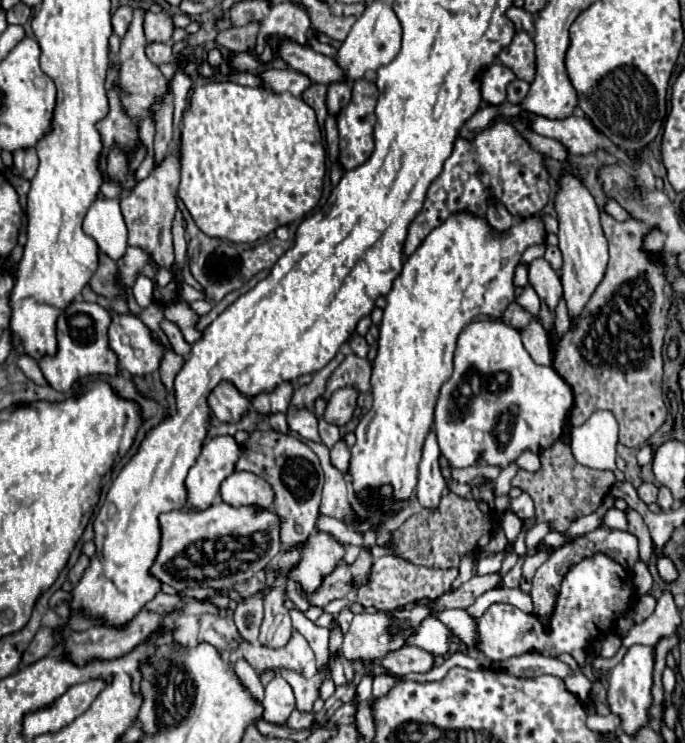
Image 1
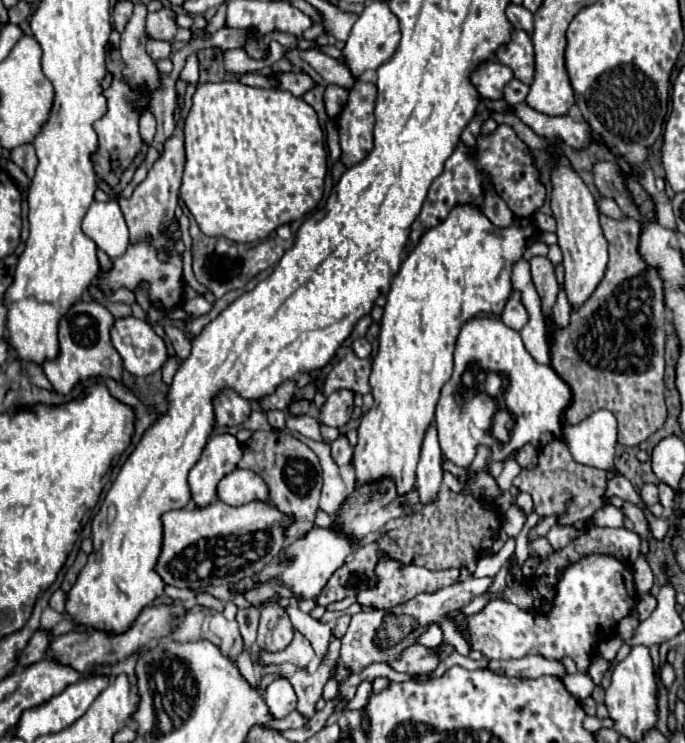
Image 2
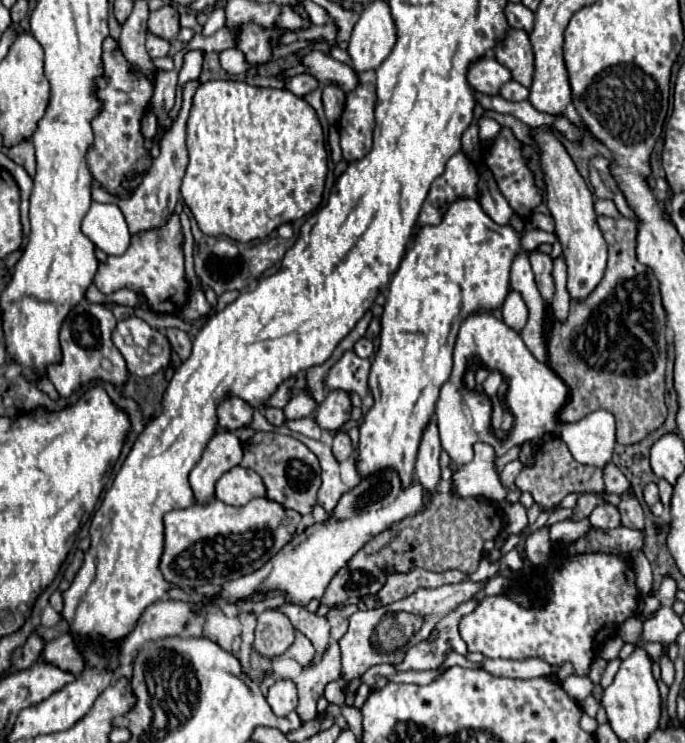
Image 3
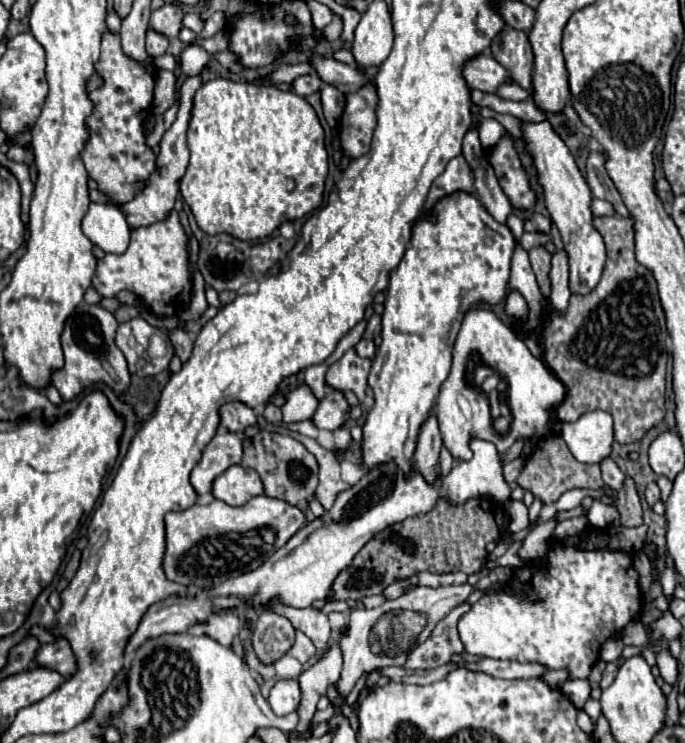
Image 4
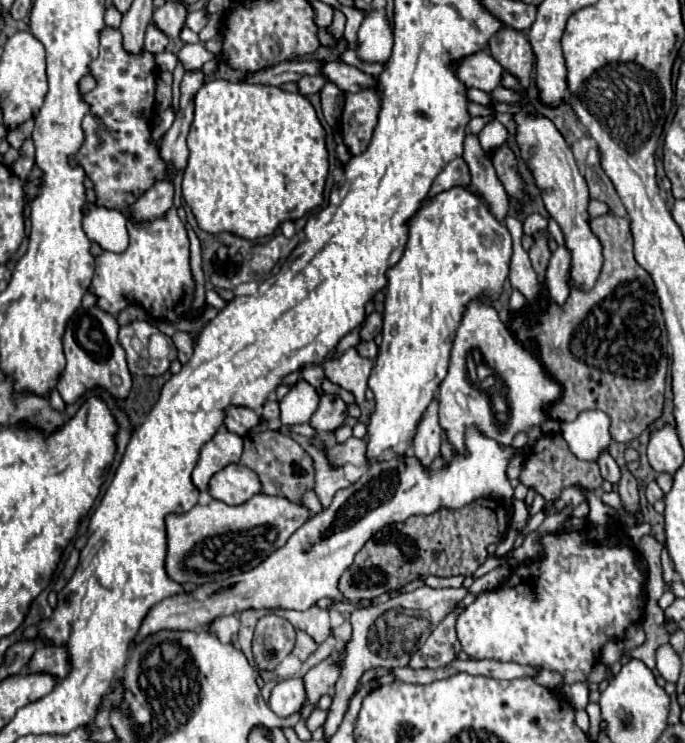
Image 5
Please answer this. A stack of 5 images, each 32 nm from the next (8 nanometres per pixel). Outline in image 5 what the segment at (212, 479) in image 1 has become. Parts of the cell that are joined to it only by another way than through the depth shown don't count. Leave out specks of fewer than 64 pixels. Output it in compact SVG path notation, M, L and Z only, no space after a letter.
M226 428L218 430L210 442L206 442L200 450L200 460L198 466L194 468L192 480L198 490L208 488L208 480L212 474L216 474L224 464L238 462L242 456L242 438L228 432Z

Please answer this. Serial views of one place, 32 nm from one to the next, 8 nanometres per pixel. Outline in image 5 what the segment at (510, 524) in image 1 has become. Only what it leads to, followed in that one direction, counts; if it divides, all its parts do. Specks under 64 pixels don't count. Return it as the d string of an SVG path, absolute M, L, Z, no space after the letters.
M512 500L512 528L522 530L526 522L528 522L526 504L522 500Z

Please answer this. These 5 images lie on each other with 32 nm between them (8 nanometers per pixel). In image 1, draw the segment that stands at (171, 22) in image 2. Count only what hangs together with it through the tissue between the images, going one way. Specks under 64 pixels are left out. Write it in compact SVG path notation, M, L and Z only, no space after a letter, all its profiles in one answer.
M146 12L146 20L144 20L144 32L146 32L146 40L148 42L172 42L172 34L174 34L174 24L172 24L172 16L168 12Z

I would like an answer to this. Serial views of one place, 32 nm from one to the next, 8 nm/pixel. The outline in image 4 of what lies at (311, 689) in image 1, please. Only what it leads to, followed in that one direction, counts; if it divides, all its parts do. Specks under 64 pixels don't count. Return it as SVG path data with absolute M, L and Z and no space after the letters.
M334 646L318 664L308 668L298 678L300 688L302 688L302 702L298 708L298 714L300 714L298 724L310 722L310 718L316 712L316 704L318 704L320 696L324 696L328 692L328 688L332 684L336 684L336 680L340 678L340 672L342 672L342 652L338 646Z

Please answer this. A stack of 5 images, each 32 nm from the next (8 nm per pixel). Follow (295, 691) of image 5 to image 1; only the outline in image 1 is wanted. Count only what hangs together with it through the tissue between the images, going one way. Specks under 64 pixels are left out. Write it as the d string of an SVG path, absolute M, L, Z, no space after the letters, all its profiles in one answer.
M276 674L274 680L266 686L262 704L264 704L264 720L272 724L282 724L296 708L294 692L280 674Z

